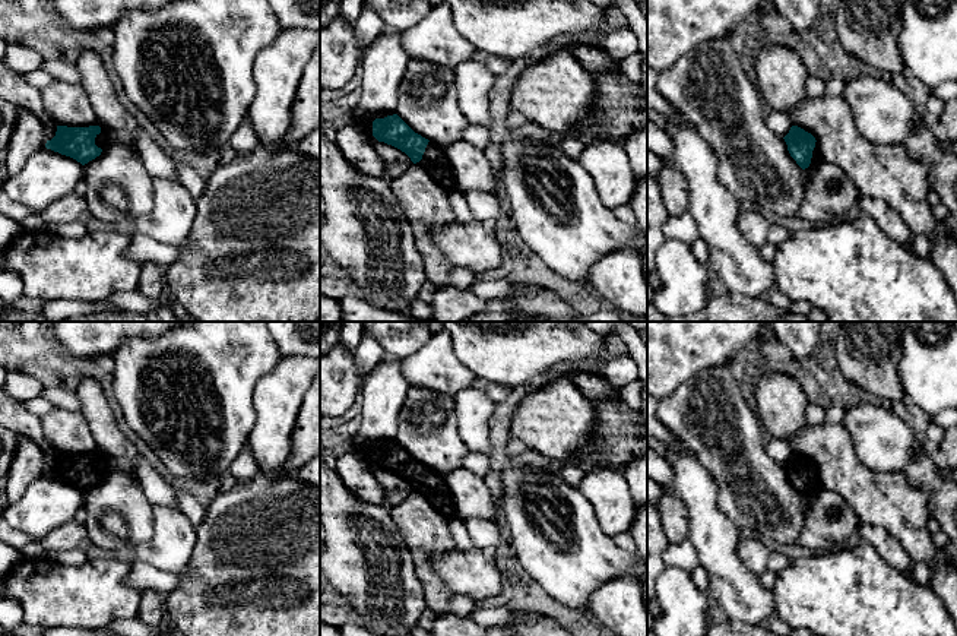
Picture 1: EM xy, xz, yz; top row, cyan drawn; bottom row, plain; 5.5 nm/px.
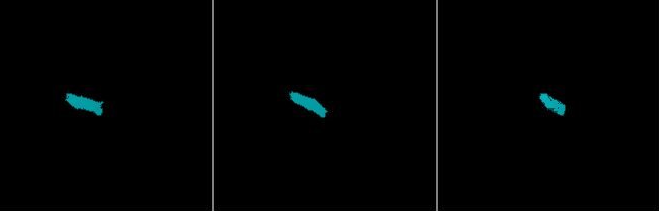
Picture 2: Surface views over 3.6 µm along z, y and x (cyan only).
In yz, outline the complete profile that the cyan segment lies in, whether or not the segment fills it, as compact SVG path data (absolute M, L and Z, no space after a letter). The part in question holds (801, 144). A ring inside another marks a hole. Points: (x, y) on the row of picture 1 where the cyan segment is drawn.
M792 126L783 137L790 156L805 170L809 165L818 165L823 161L815 137L798 126Z

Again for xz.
M397 114L373 121L373 136L378 142L405 152L411 161L424 168L437 183L453 186L454 177L443 148L415 133Z

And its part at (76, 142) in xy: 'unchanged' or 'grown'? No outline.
grown

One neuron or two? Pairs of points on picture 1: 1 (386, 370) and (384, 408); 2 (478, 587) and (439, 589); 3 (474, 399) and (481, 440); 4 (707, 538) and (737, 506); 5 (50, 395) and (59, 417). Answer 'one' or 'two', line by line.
1: one
2: two
3: one
4: two
5: two

